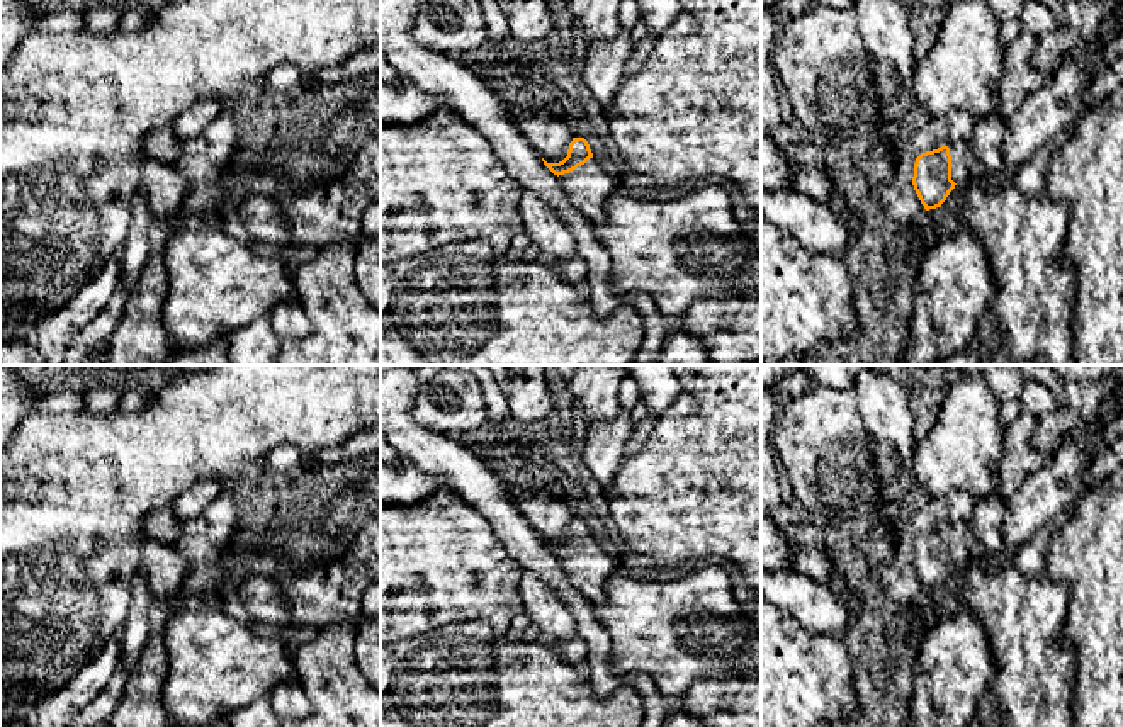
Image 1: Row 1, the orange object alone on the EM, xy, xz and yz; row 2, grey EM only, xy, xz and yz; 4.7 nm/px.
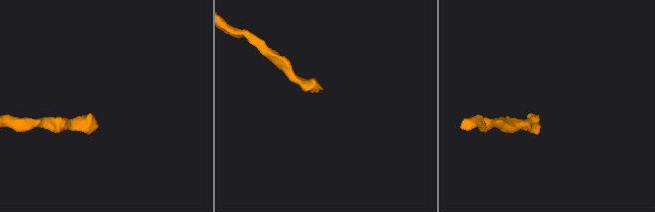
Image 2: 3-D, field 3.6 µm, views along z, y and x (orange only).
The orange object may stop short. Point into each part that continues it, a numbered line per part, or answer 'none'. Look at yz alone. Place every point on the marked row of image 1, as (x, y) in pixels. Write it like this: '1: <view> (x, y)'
1: yz (964, 162)

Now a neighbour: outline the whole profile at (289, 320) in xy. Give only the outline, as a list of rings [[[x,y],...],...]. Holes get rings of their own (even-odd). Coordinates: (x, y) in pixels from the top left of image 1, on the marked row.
[[[301,299],[277,304],[270,314],[270,323],[280,341],[301,340],[313,333],[314,326],[308,319]]]

